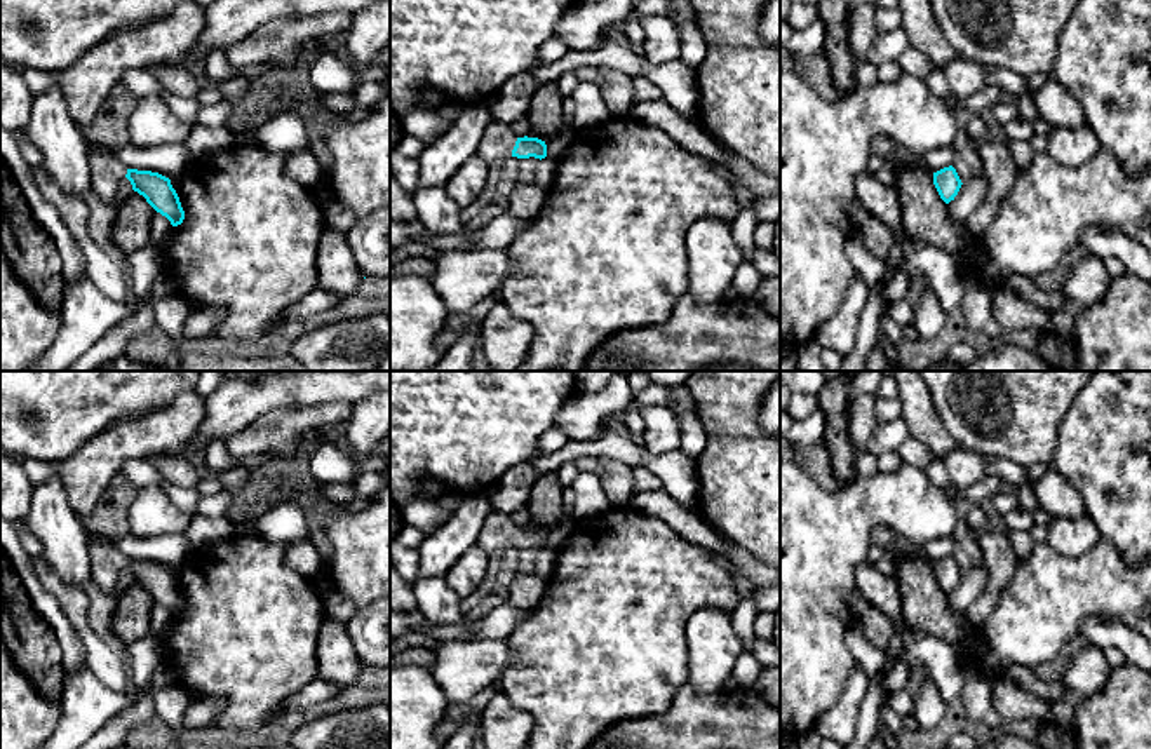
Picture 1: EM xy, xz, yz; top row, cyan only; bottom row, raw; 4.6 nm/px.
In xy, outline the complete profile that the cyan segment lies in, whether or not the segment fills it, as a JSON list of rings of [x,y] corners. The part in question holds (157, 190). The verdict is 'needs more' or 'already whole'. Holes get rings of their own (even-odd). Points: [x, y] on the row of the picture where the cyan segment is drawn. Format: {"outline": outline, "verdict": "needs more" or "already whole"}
{"outline": [[[89,146],[89,165],[92,178],[91,190],[103,204],[115,204],[118,186],[127,178],[132,190],[143,195],[172,226],[183,223],[185,211],[169,178],[151,171],[127,169],[113,152],[104,146]]], "verdict": "needs more"}

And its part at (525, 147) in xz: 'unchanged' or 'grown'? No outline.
grown

